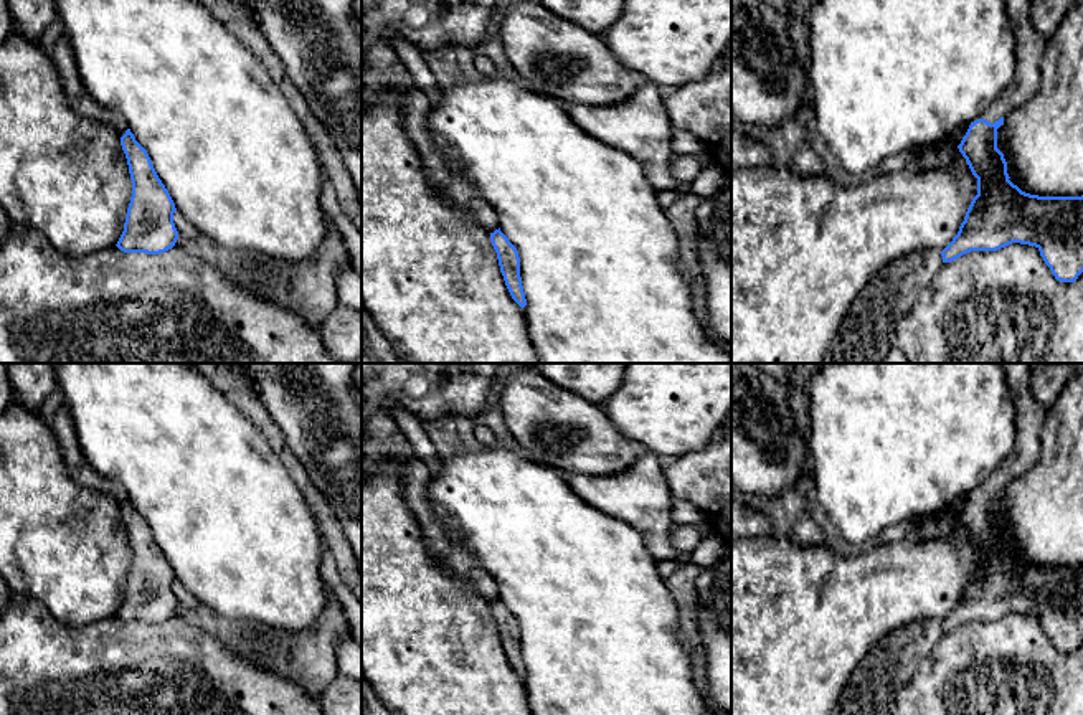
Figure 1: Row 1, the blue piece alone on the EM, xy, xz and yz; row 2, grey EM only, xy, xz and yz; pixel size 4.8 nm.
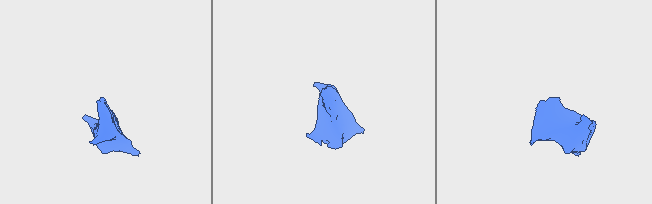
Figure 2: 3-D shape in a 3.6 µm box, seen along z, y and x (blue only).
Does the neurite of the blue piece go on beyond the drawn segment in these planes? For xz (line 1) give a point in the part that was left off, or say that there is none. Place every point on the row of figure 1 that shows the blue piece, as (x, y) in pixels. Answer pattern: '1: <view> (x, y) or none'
1: none

